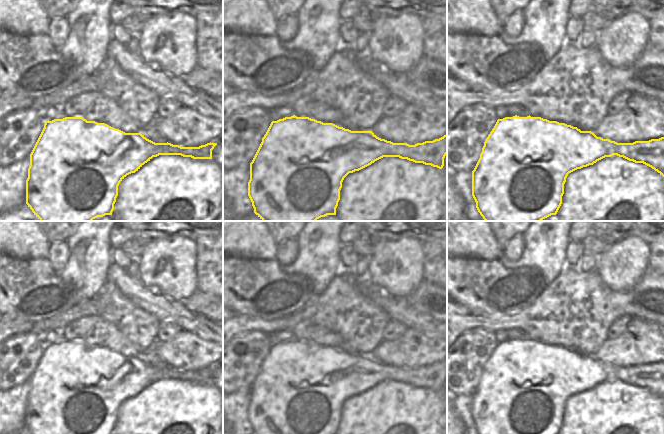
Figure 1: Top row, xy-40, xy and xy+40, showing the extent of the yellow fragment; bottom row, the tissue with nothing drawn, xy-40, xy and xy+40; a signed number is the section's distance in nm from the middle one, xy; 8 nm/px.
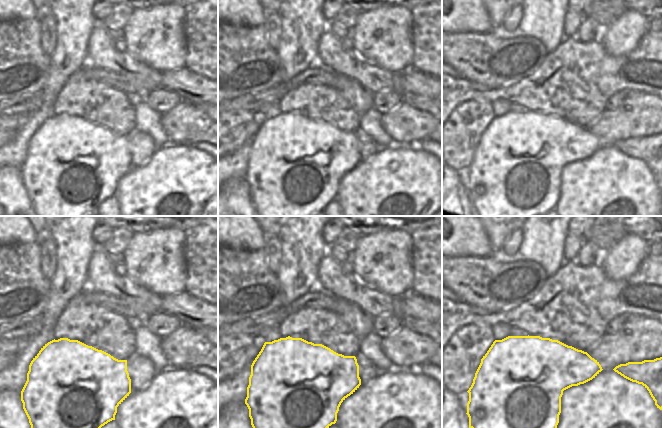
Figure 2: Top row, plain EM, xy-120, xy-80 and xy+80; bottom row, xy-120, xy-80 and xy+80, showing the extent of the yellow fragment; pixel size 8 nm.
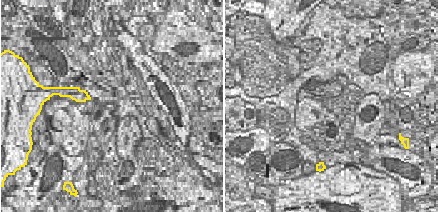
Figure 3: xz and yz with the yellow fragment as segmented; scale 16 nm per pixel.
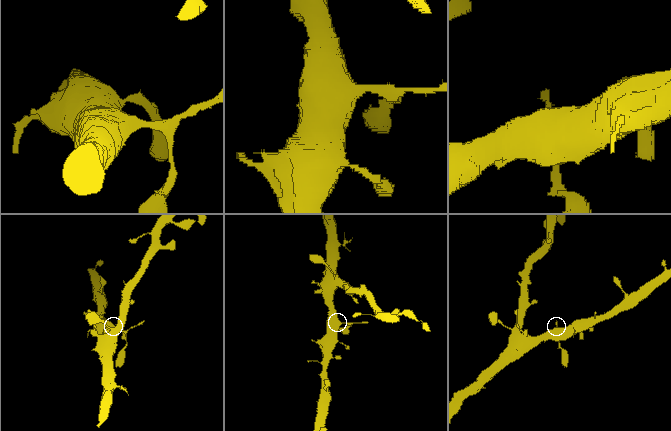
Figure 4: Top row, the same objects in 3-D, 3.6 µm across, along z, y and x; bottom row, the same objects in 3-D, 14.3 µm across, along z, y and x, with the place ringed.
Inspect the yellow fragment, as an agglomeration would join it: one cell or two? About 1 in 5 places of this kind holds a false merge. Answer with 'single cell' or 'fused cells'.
single cell

